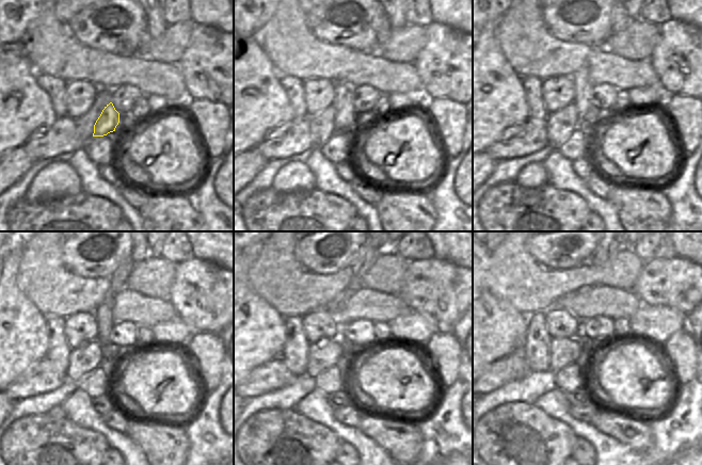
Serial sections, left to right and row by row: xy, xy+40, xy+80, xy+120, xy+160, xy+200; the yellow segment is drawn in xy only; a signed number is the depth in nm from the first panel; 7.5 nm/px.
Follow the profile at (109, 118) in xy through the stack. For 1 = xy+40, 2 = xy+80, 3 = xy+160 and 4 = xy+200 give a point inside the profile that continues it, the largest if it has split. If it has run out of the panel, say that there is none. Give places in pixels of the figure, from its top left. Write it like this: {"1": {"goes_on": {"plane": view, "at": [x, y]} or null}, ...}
{"1": {"goes_on": {"plane": "xy+40", "at": [345, 114]}}, "2": {"goes_on": {"plane": "xy+80", "at": [583, 85]}}, "3": {"goes_on": {"plane": "xy+160", "at": [367, 255]}}, "4": {"goes_on": {"plane": "xy+200", "at": [602, 253]}}}

